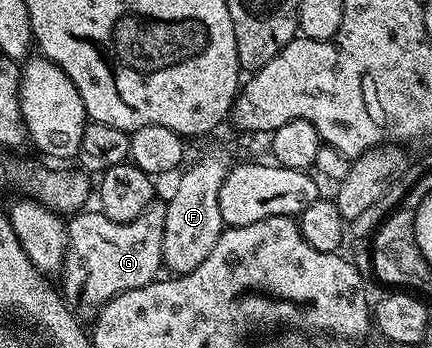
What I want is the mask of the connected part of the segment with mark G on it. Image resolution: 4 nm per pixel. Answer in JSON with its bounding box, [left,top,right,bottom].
[62,210,166,314]

